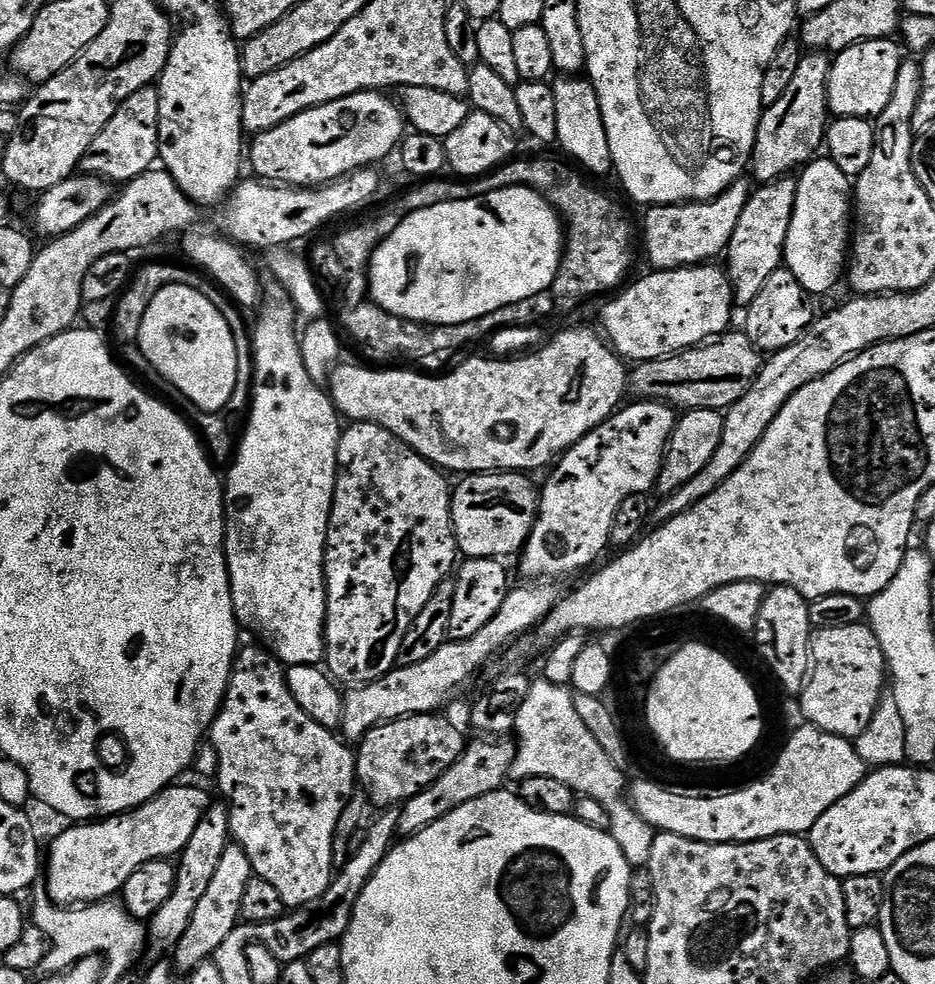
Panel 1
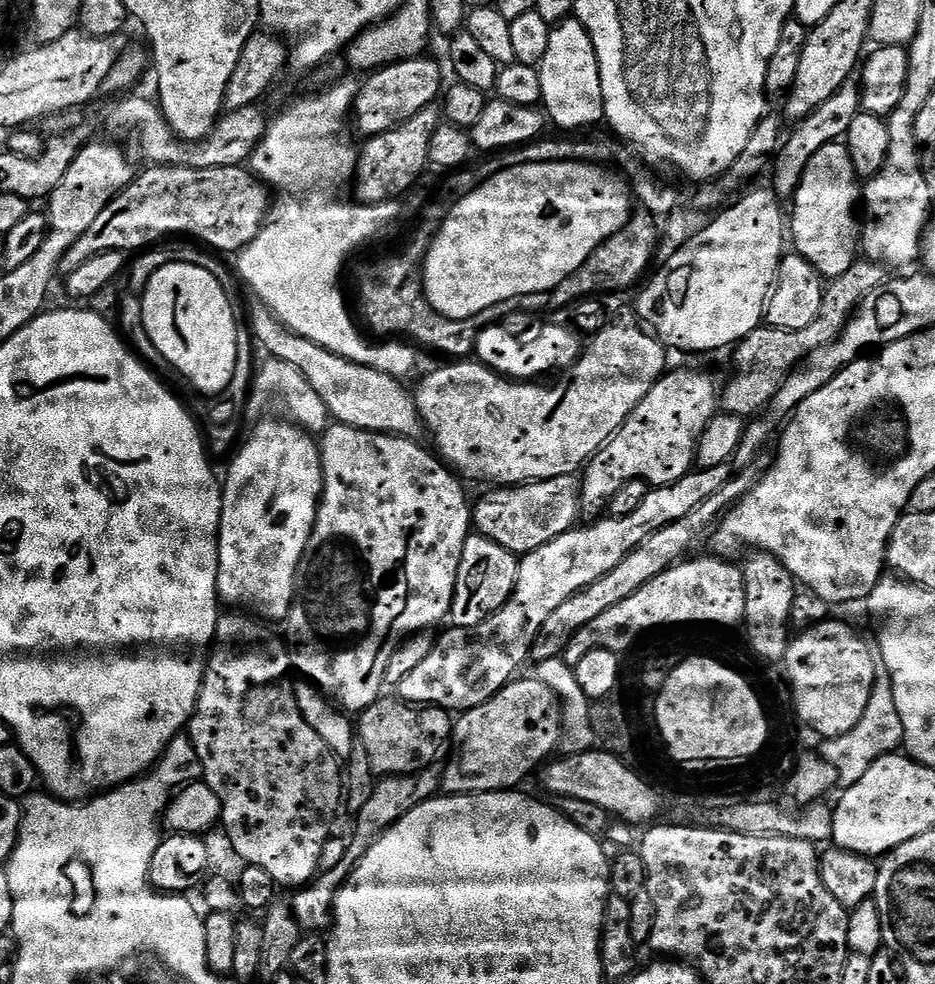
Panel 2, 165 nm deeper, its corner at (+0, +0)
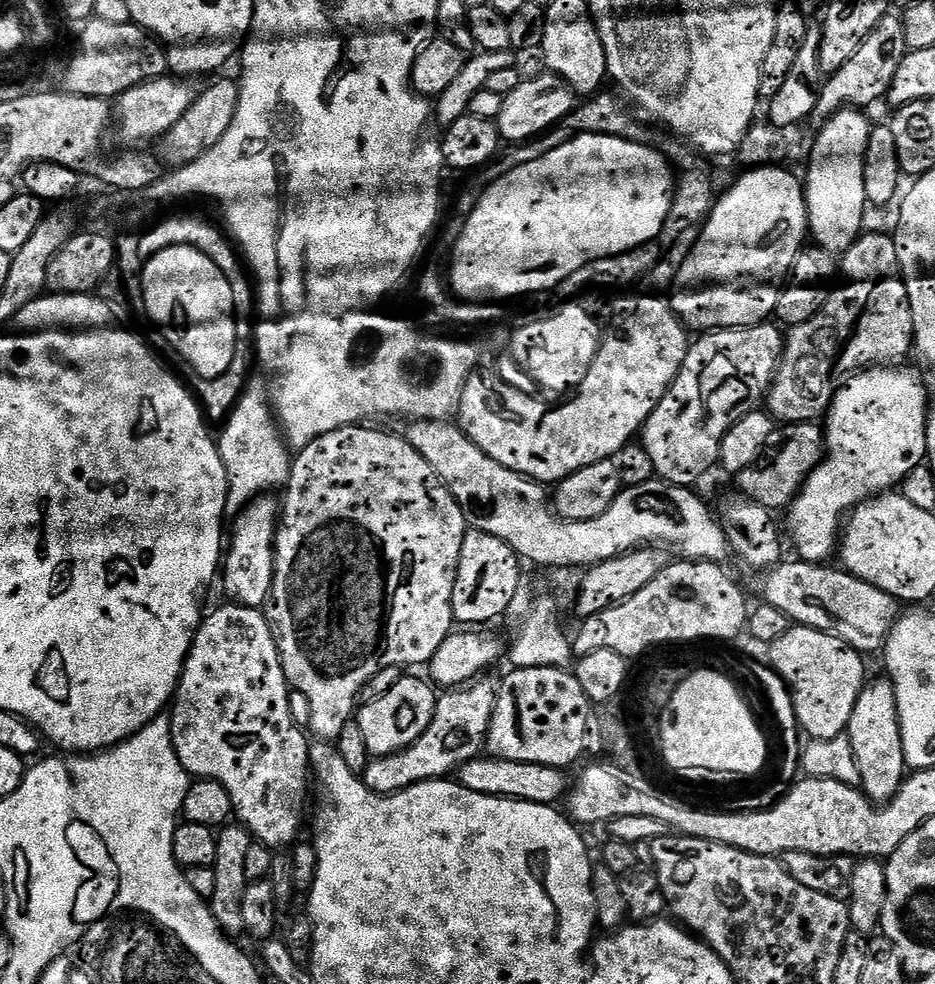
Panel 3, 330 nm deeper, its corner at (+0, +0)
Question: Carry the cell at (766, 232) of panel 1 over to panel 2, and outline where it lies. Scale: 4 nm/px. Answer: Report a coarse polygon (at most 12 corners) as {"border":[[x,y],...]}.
{"border":[[853,78],[787,133],[771,165],[771,191],[795,197],[818,150],[862,111]]}

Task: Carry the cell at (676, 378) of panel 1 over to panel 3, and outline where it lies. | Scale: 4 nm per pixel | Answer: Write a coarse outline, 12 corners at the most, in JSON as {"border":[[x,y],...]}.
{"border":[[865,231],[844,285],[793,324],[766,411],[821,419],[916,335],[895,239]]}

